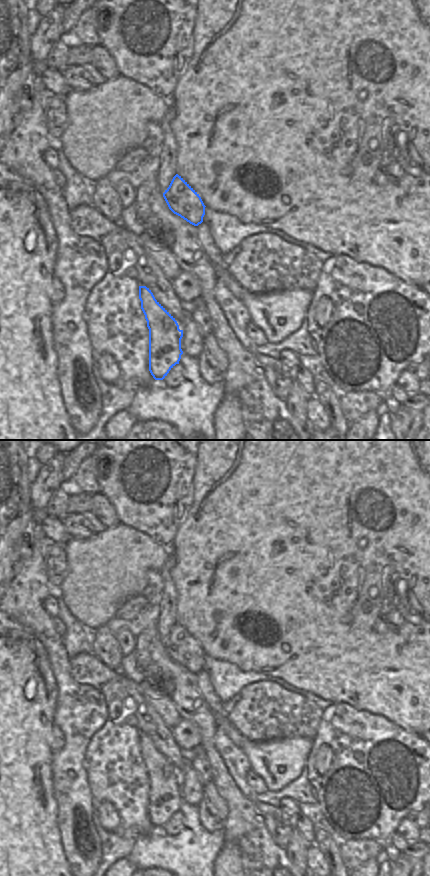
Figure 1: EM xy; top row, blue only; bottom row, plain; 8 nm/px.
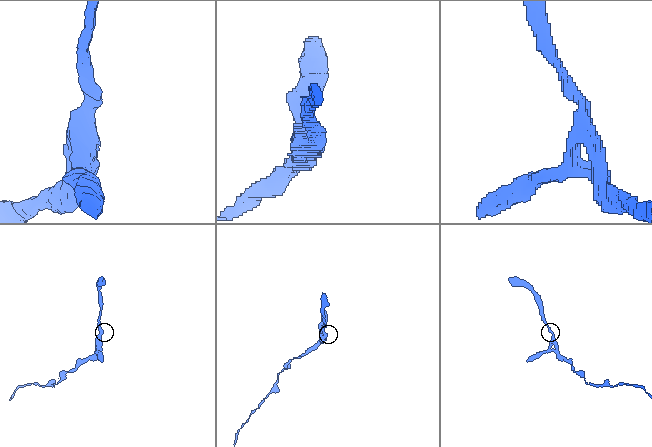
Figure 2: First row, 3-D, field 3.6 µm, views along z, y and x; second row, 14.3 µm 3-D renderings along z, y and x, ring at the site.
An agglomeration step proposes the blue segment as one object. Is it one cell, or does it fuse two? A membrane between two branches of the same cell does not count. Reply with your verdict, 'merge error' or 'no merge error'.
no merge error

